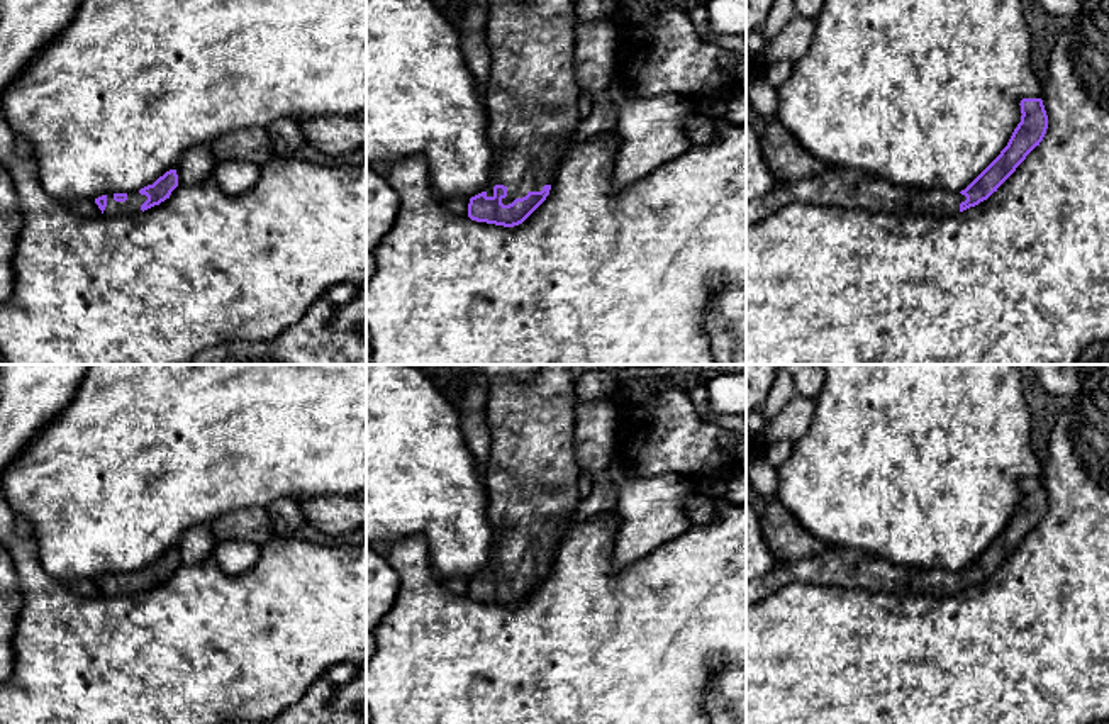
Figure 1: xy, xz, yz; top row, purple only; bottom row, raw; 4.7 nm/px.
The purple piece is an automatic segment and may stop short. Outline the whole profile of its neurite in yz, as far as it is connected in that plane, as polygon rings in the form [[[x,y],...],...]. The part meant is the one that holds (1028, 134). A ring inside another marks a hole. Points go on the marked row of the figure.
[[[1041,98],[1021,100],[1021,122],[1000,154],[960,193],[895,185],[860,170],[828,166],[797,181],[777,183],[768,193],[746,203],[746,227],[790,205],[863,209],[889,214],[953,217],[987,200],[1039,146],[1048,129]]]

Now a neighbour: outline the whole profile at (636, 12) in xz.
[[[633,5],[633,7],[621,7],[612,17],[614,25],[624,25],[631,22],[643,22],[653,12],[651,7],[644,5]]]

